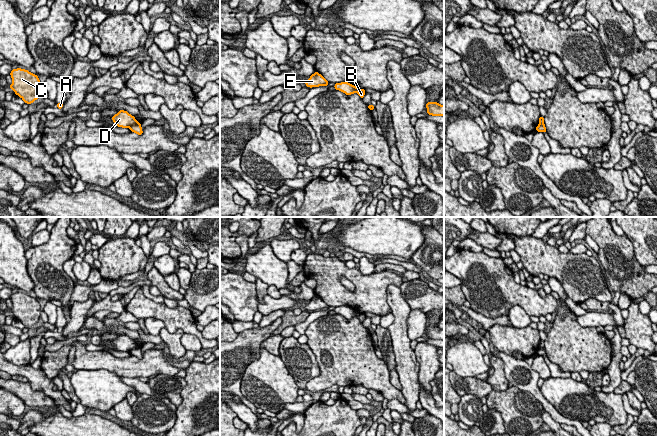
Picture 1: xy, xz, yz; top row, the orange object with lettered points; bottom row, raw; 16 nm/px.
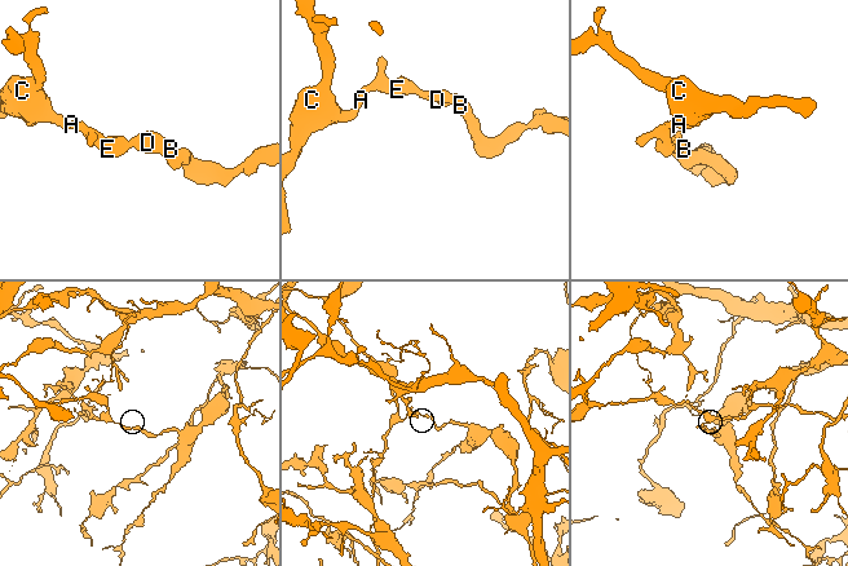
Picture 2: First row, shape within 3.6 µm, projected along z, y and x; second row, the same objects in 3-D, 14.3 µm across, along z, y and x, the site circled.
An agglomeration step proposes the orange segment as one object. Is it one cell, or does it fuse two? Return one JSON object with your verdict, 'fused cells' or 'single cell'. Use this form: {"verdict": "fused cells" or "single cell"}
{"verdict": "fused cells"}

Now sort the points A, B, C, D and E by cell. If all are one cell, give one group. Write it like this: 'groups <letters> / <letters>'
groups A C D E / B

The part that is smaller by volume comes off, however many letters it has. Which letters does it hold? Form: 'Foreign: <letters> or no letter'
Foreign: A, C, D, E

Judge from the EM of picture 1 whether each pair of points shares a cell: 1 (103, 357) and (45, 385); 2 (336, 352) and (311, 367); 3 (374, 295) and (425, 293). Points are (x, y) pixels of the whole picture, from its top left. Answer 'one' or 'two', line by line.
1: two
2: two
3: two

